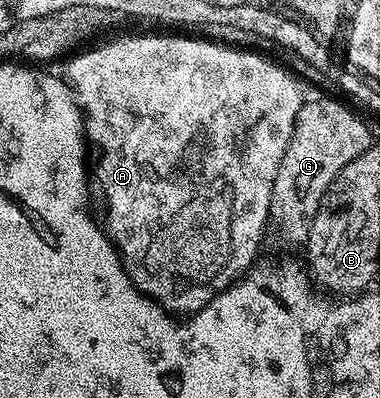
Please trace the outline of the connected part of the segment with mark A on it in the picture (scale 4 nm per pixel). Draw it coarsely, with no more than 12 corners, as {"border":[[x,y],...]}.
{"border":[[122,35],[64,78],[104,230],[189,317],[243,276],[304,102],[254,49]]}

